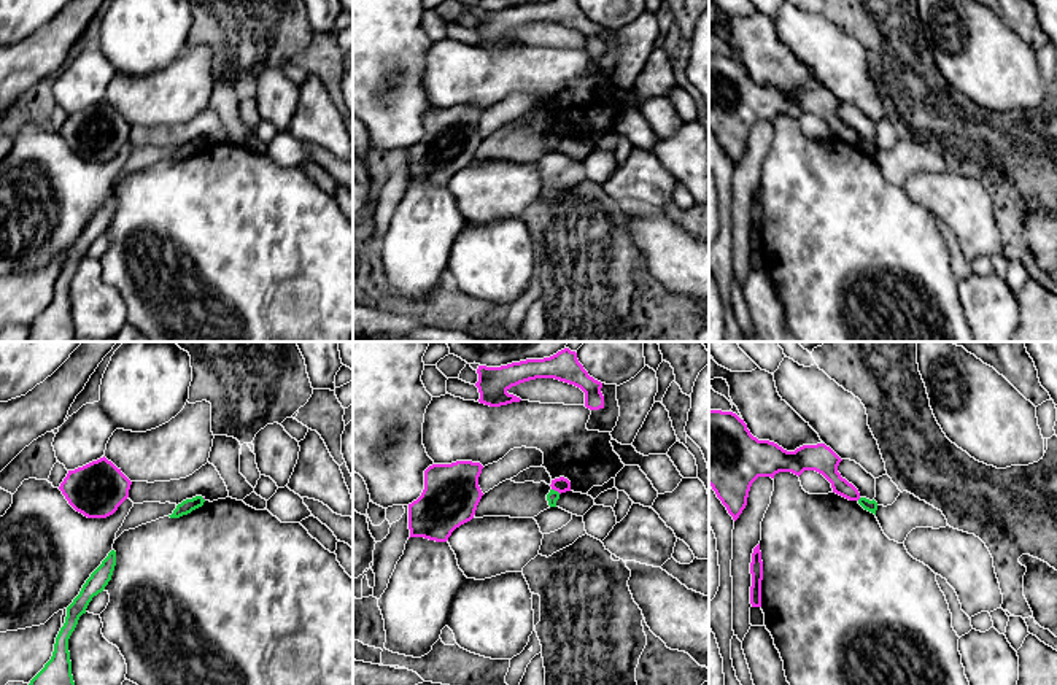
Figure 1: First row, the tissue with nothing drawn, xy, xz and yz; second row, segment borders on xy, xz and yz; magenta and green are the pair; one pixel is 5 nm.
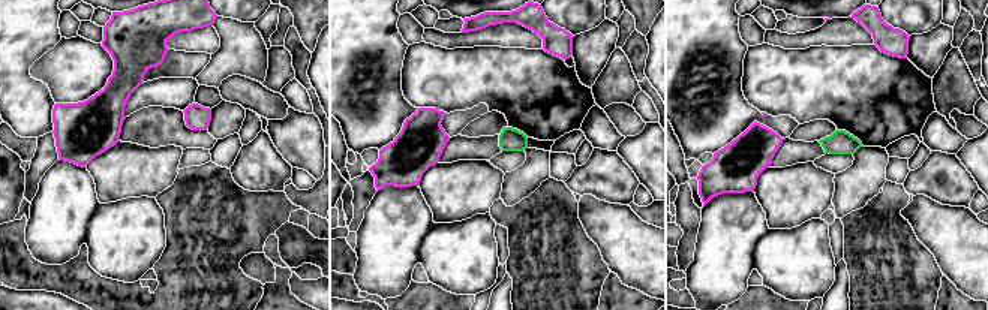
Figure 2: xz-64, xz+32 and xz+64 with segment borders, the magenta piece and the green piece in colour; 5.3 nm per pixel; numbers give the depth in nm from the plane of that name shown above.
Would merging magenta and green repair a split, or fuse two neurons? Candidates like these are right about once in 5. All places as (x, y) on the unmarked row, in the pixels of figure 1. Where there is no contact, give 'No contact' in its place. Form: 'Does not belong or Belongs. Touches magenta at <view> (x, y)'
Does not belong. Touches magenta at xz (557, 134)

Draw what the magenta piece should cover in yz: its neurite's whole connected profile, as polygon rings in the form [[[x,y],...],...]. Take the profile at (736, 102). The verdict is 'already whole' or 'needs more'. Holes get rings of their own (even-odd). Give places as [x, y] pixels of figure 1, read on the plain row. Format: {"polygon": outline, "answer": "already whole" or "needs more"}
{"polygon": [[[709,54],[709,129],[734,165],[747,149],[752,127],[779,116],[800,121],[804,114],[815,114],[831,127],[833,137],[858,145],[858,134],[838,116],[841,105],[825,87],[787,95],[753,81],[736,57]]], "answer": "already whole"}

